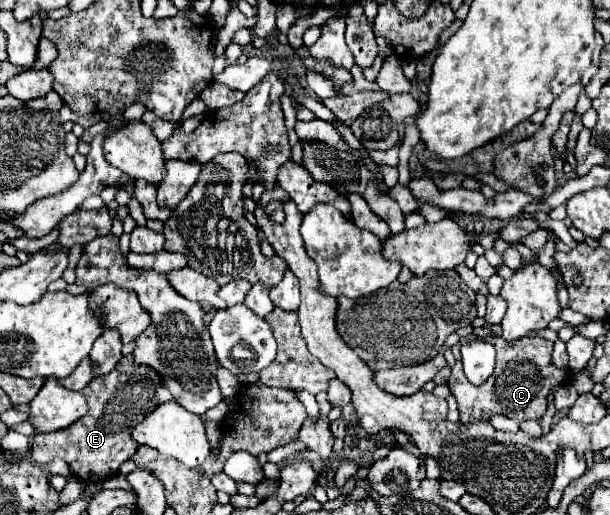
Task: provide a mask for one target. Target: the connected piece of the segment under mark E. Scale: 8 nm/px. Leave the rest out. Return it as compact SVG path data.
M132 355L122 357L118 361L118 365L110 373L106 373L104 377L94 377L86 385L86 389L82 389L82 395L88 399L88 413L82 419L78 419L74 425L70 425L70 427L66 427L62 431L44 433L44 435L36 433L32 437L32 459L38 465L46 465L54 457L60 457L70 465L72 473L78 479L82 479L84 483L98 483L98 481L104 481L104 479L116 475L120 465L124 461L128 461L138 449L138 443L130 437L134 425L138 425L146 417L146 413L152 413L158 405L174 401L174 397L170 395L166 385L162 385L162 375L154 373L152 367L136 367Z

